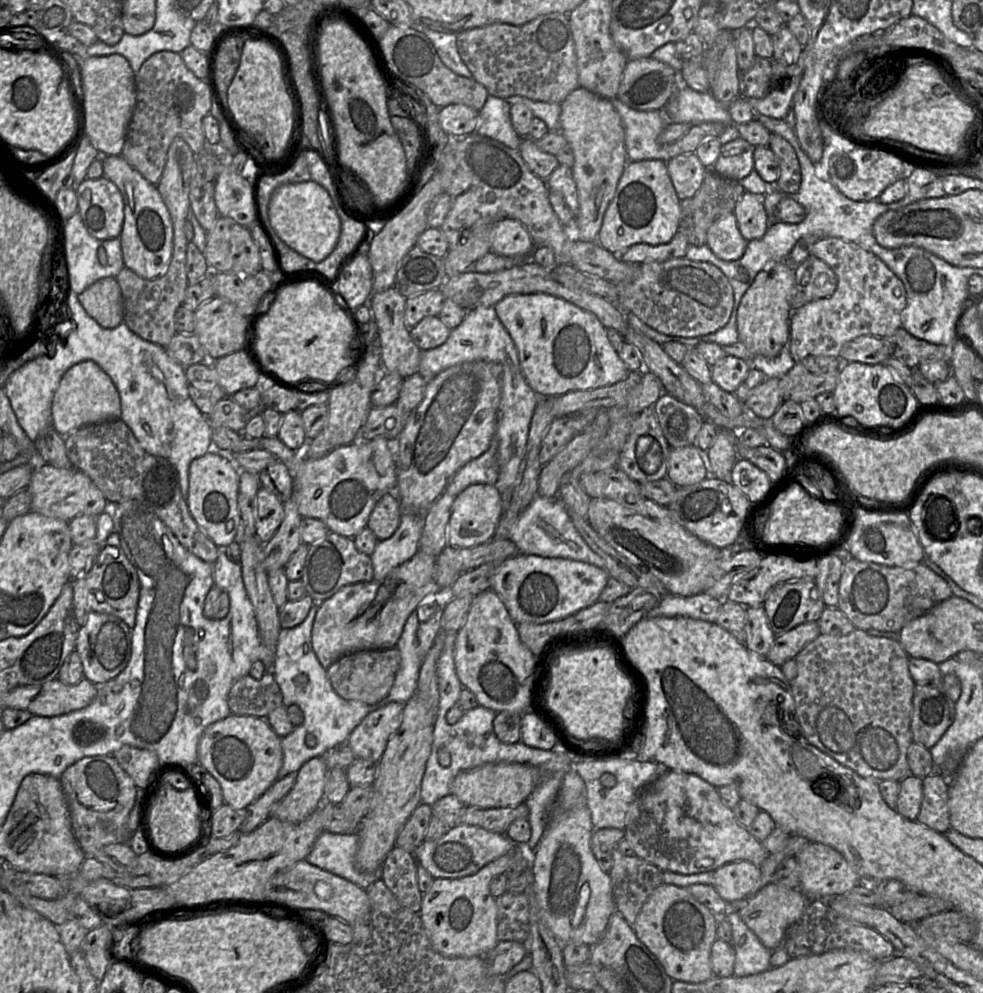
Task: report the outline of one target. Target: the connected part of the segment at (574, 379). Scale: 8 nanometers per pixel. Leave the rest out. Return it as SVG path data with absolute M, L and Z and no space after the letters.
M544 293L515 294L505 296L494 305L494 308L499 320L510 334L518 350L520 367L527 383L539 397L556 397L571 391L590 390L610 386L624 380L630 373L626 364L619 358L618 353L612 347L607 336L607 329L601 324L598 318L594 314L577 307L565 299Z

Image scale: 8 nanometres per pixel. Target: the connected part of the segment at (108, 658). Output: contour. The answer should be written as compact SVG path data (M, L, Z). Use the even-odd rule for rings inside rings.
M90 612L86 617L85 624L79 628L75 650L81 659L84 677L95 685L102 685L115 678L126 668L131 657L132 629L117 616L100 612Z

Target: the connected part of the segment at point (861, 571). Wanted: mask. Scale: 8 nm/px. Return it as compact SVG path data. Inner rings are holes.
M852 558L844 562L837 607L857 629L900 632L908 622L952 596L947 582L922 563L889 567Z

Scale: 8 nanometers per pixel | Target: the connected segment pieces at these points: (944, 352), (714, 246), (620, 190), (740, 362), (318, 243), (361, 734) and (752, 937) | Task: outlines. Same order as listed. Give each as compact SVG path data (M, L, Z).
M903 327L882 339L890 357L900 360L909 368L918 368L922 361L946 360L950 362L950 347L934 345L909 334Z
M734 212L719 217L707 231L706 245L720 259L740 259L748 241L742 236Z
M661 159L629 161L605 211L597 241L616 255L636 243L665 244L679 231L680 216L681 200L669 176L667 162Z
M727 355L719 363L711 367L711 378L721 389L735 393L746 379L751 365L746 360Z
M309 180L277 187L269 200L268 217L278 237L292 250L314 261L324 260L335 248L341 231L337 210L327 190Z
M390 702L361 721L347 740L357 759L380 761L390 737L401 725L403 708L402 703Z
M729 909L723 916L732 927L731 944L735 949L733 975L744 977L771 968L773 950L763 945L758 936L743 922L738 910Z

